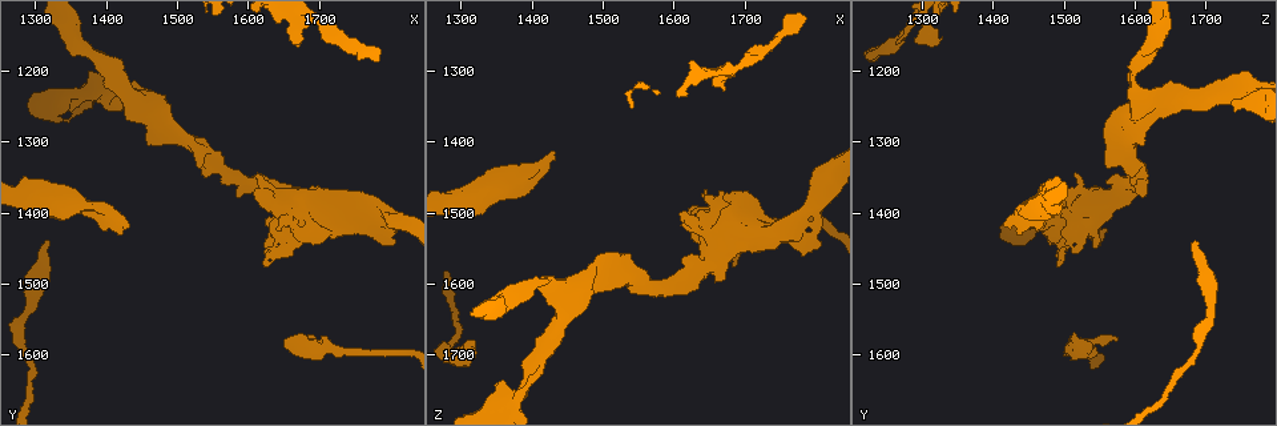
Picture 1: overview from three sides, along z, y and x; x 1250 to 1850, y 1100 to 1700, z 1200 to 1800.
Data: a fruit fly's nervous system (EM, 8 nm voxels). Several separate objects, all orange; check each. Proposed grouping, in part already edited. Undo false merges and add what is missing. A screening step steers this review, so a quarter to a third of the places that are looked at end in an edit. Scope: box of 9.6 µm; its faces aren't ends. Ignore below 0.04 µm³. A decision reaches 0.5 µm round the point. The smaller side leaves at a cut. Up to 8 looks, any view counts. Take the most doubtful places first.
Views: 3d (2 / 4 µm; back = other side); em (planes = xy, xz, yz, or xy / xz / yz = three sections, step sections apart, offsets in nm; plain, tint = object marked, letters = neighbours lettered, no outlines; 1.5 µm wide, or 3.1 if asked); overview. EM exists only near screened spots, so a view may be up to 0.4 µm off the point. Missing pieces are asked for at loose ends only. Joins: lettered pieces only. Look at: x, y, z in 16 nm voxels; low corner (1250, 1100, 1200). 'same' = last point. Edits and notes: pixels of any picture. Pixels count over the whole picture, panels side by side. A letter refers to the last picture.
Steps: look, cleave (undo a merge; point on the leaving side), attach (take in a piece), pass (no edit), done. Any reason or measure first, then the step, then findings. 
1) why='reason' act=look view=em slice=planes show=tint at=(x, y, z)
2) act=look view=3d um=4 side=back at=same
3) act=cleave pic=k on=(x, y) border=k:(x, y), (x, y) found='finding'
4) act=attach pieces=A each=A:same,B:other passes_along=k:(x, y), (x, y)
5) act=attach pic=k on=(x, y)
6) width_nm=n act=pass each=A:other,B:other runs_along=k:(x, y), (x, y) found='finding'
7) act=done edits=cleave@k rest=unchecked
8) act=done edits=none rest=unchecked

why='free end' act=look view=3d um=4 at=(1325, 1440, 1685)

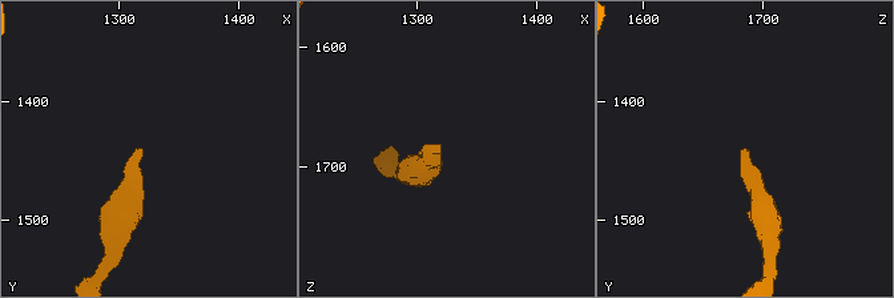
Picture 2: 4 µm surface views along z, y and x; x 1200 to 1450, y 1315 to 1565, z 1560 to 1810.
act=look view=em slice=planes show=plain at=(1320, 1442, 1688)

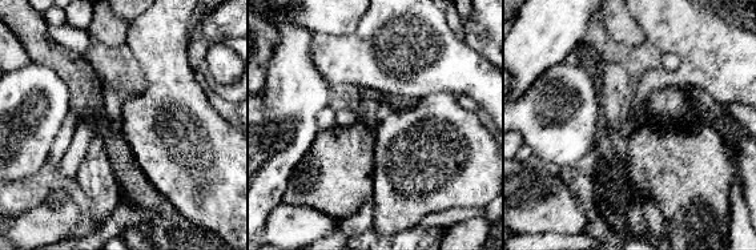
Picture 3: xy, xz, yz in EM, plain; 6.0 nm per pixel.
act=look view=em slice=planes show=letters at=same

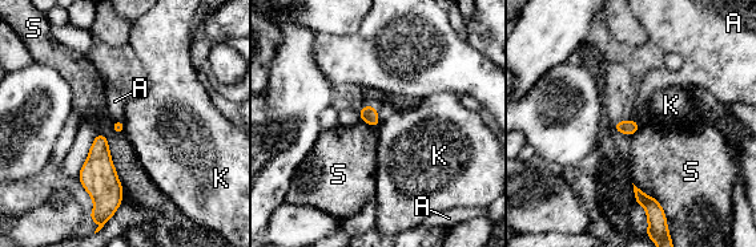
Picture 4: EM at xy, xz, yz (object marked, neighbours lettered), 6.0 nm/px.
act=pass each=A:other,K:other,S:other border=4:(123, 121), (125, 132) found='none of them fits'

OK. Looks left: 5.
why='free end' act=look view=3d um=2 at=(1425, 1415, 1415)

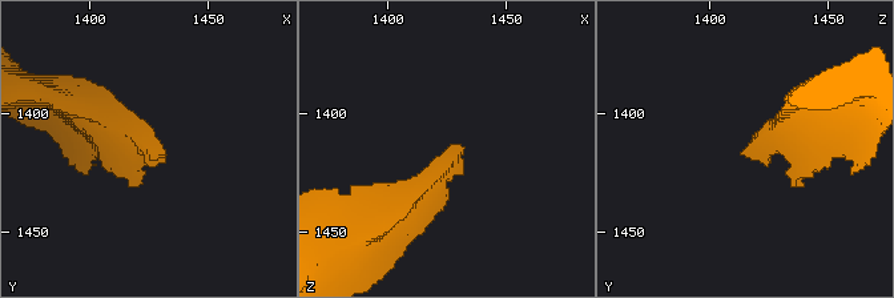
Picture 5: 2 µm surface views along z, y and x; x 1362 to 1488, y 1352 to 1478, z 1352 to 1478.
why='shape alone is not enough' act=look view=em slice=planes show=letters at=(1426, 1417, 1414)

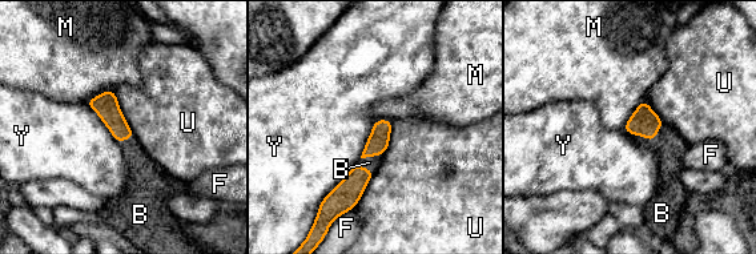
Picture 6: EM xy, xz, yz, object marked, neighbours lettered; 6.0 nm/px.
act=attach pieces=B each=B:same,F:other,M:other,U:other,Y:other passes_along=6:(644, 121), (648, 138), (670, 146) found='it goes on there'

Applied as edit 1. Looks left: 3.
why='redraw' act=look view=overview

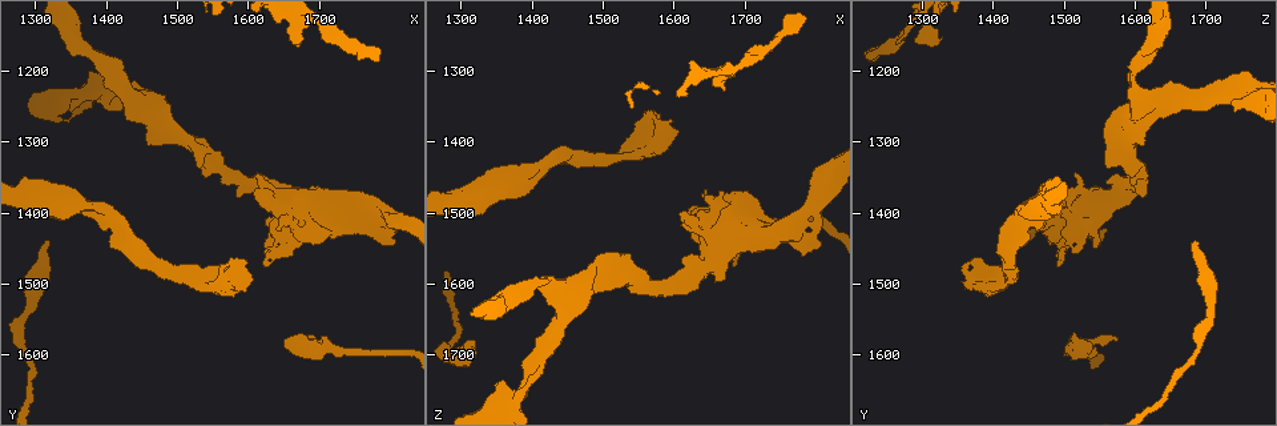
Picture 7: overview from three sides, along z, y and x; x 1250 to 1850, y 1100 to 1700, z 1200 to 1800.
why='calibre changes' act=look view=em slice=xy step=8 show=tint at=(1775, 1390, 1505)

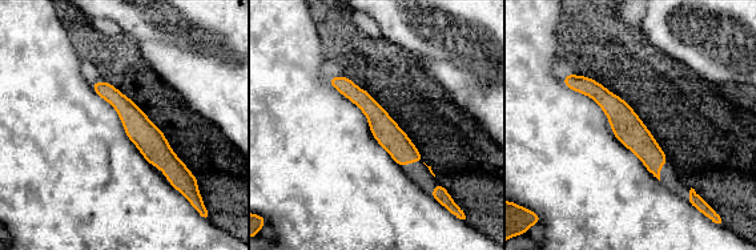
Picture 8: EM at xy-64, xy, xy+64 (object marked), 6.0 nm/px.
act=look view=em slice=planes show=letters at=same

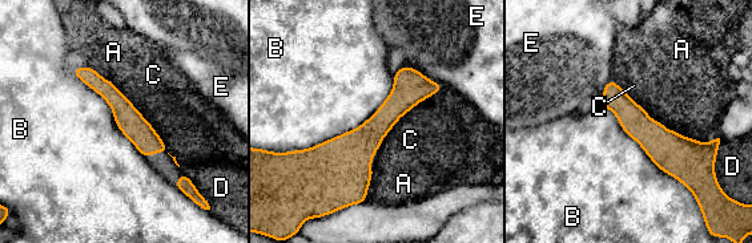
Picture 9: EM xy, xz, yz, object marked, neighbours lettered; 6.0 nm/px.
act=pass each=A:other,B:other,C:other,D:other,E:other found='all the same neuron'

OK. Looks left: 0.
act=done edits=attach@6 rest=unchecked

